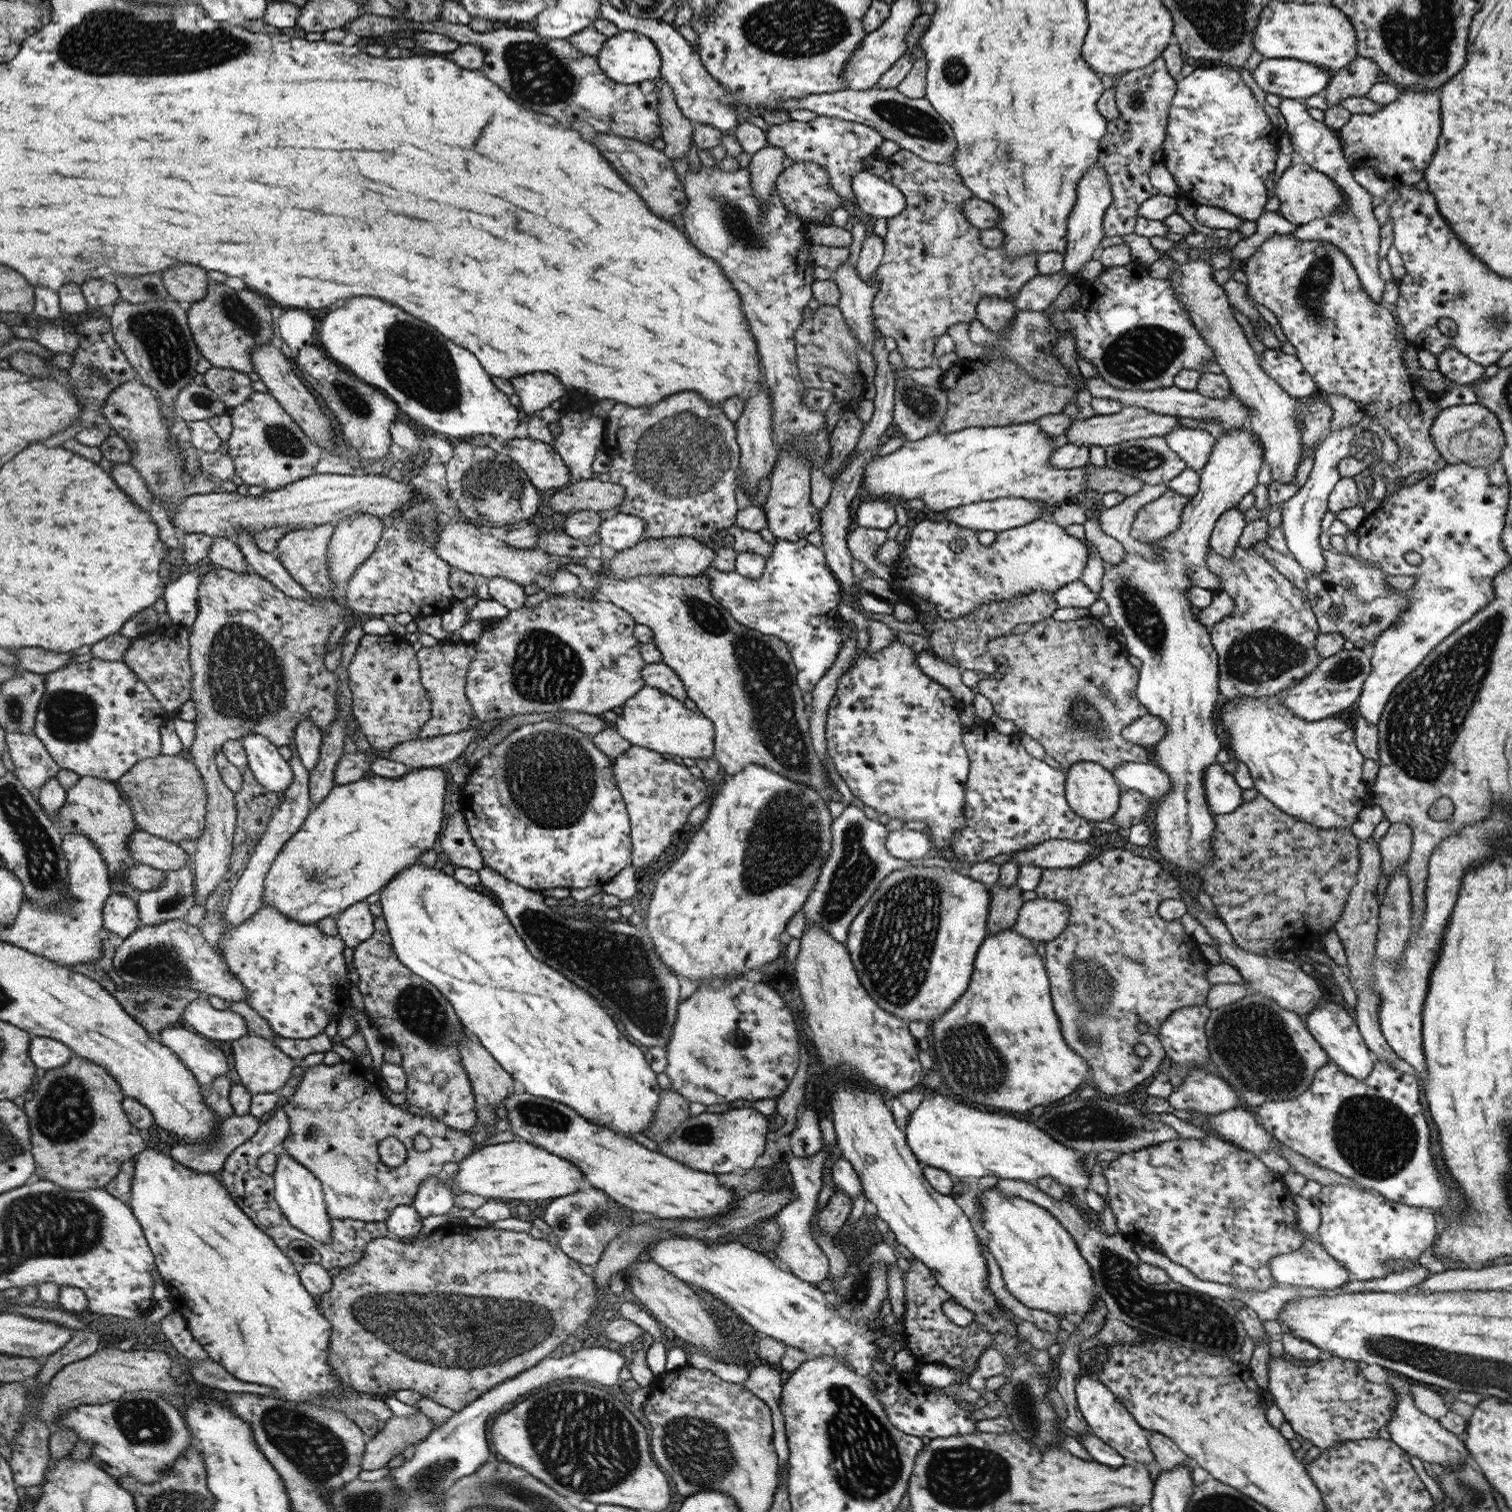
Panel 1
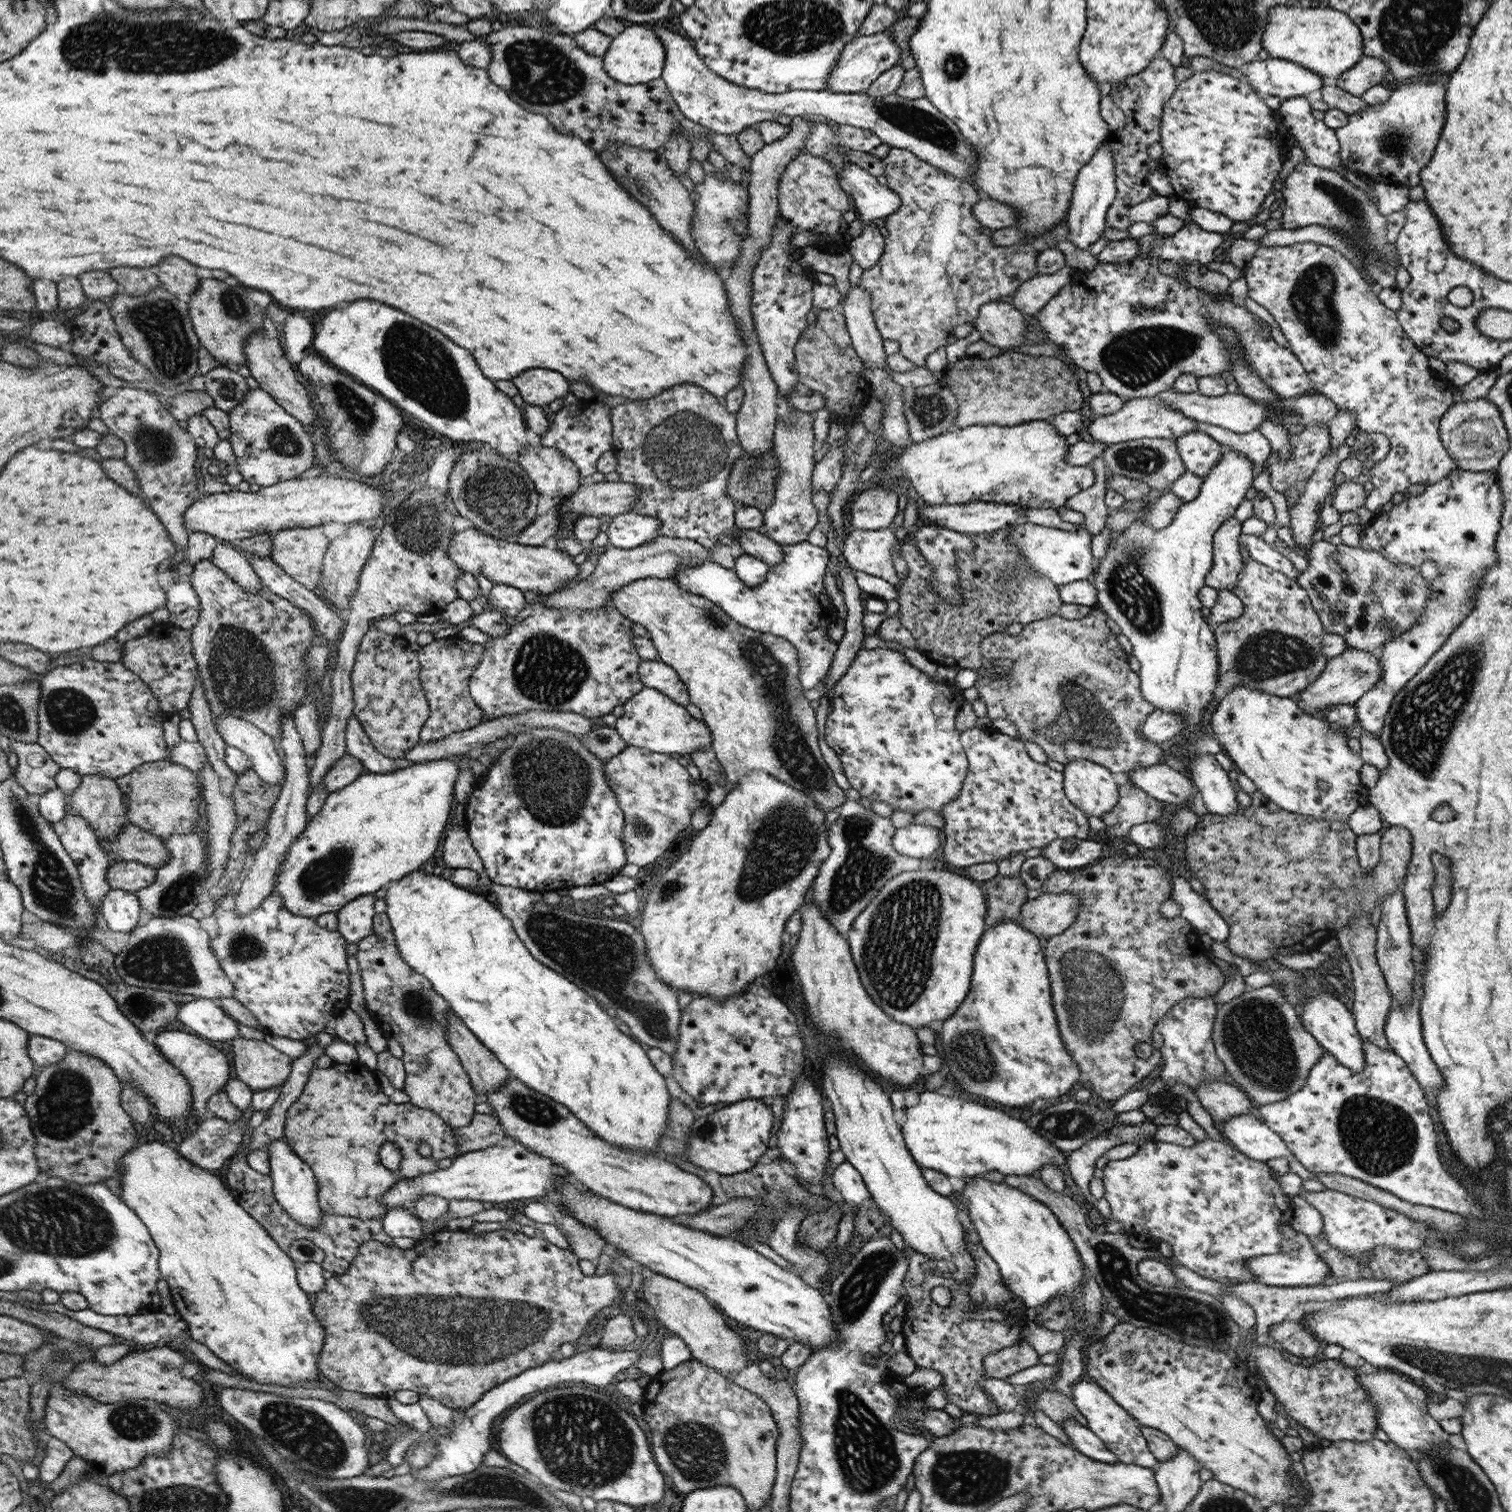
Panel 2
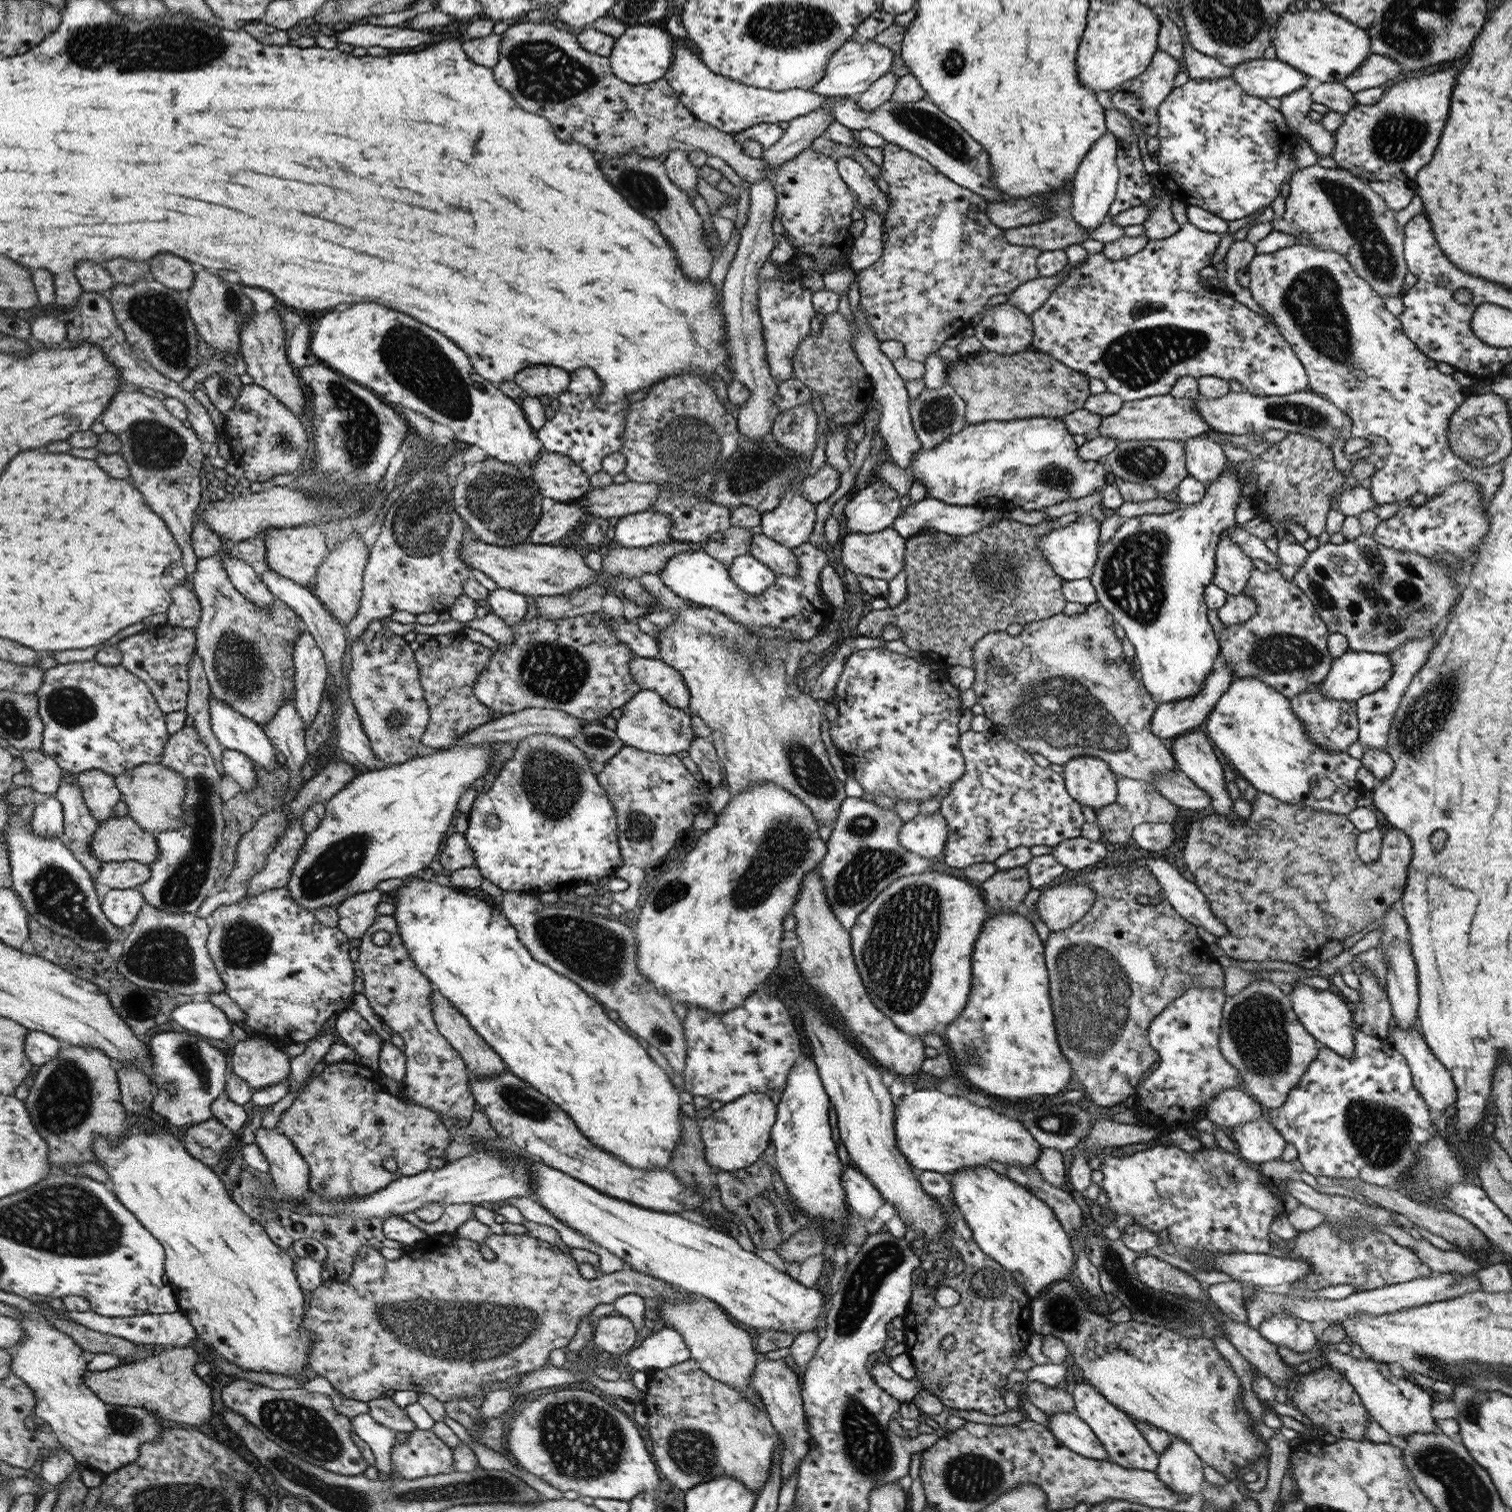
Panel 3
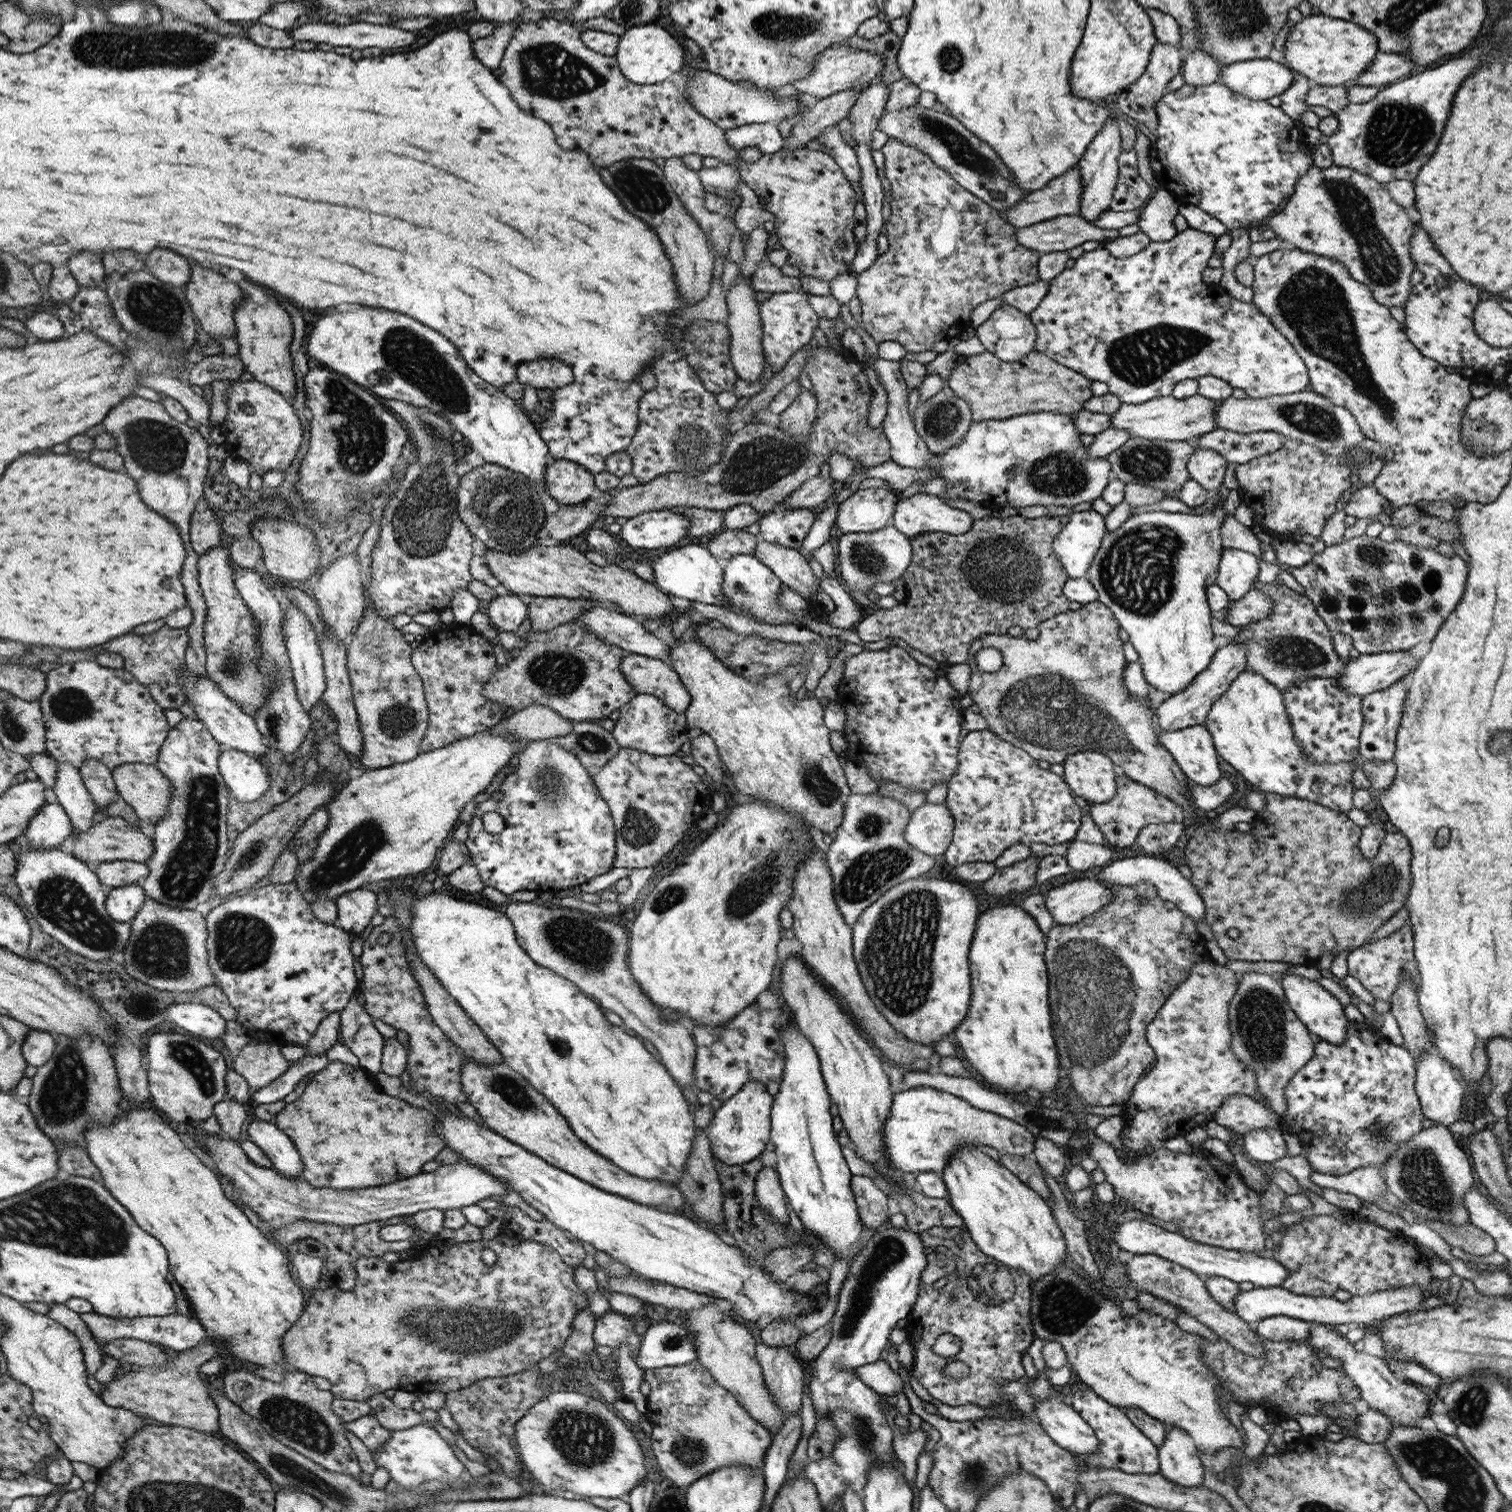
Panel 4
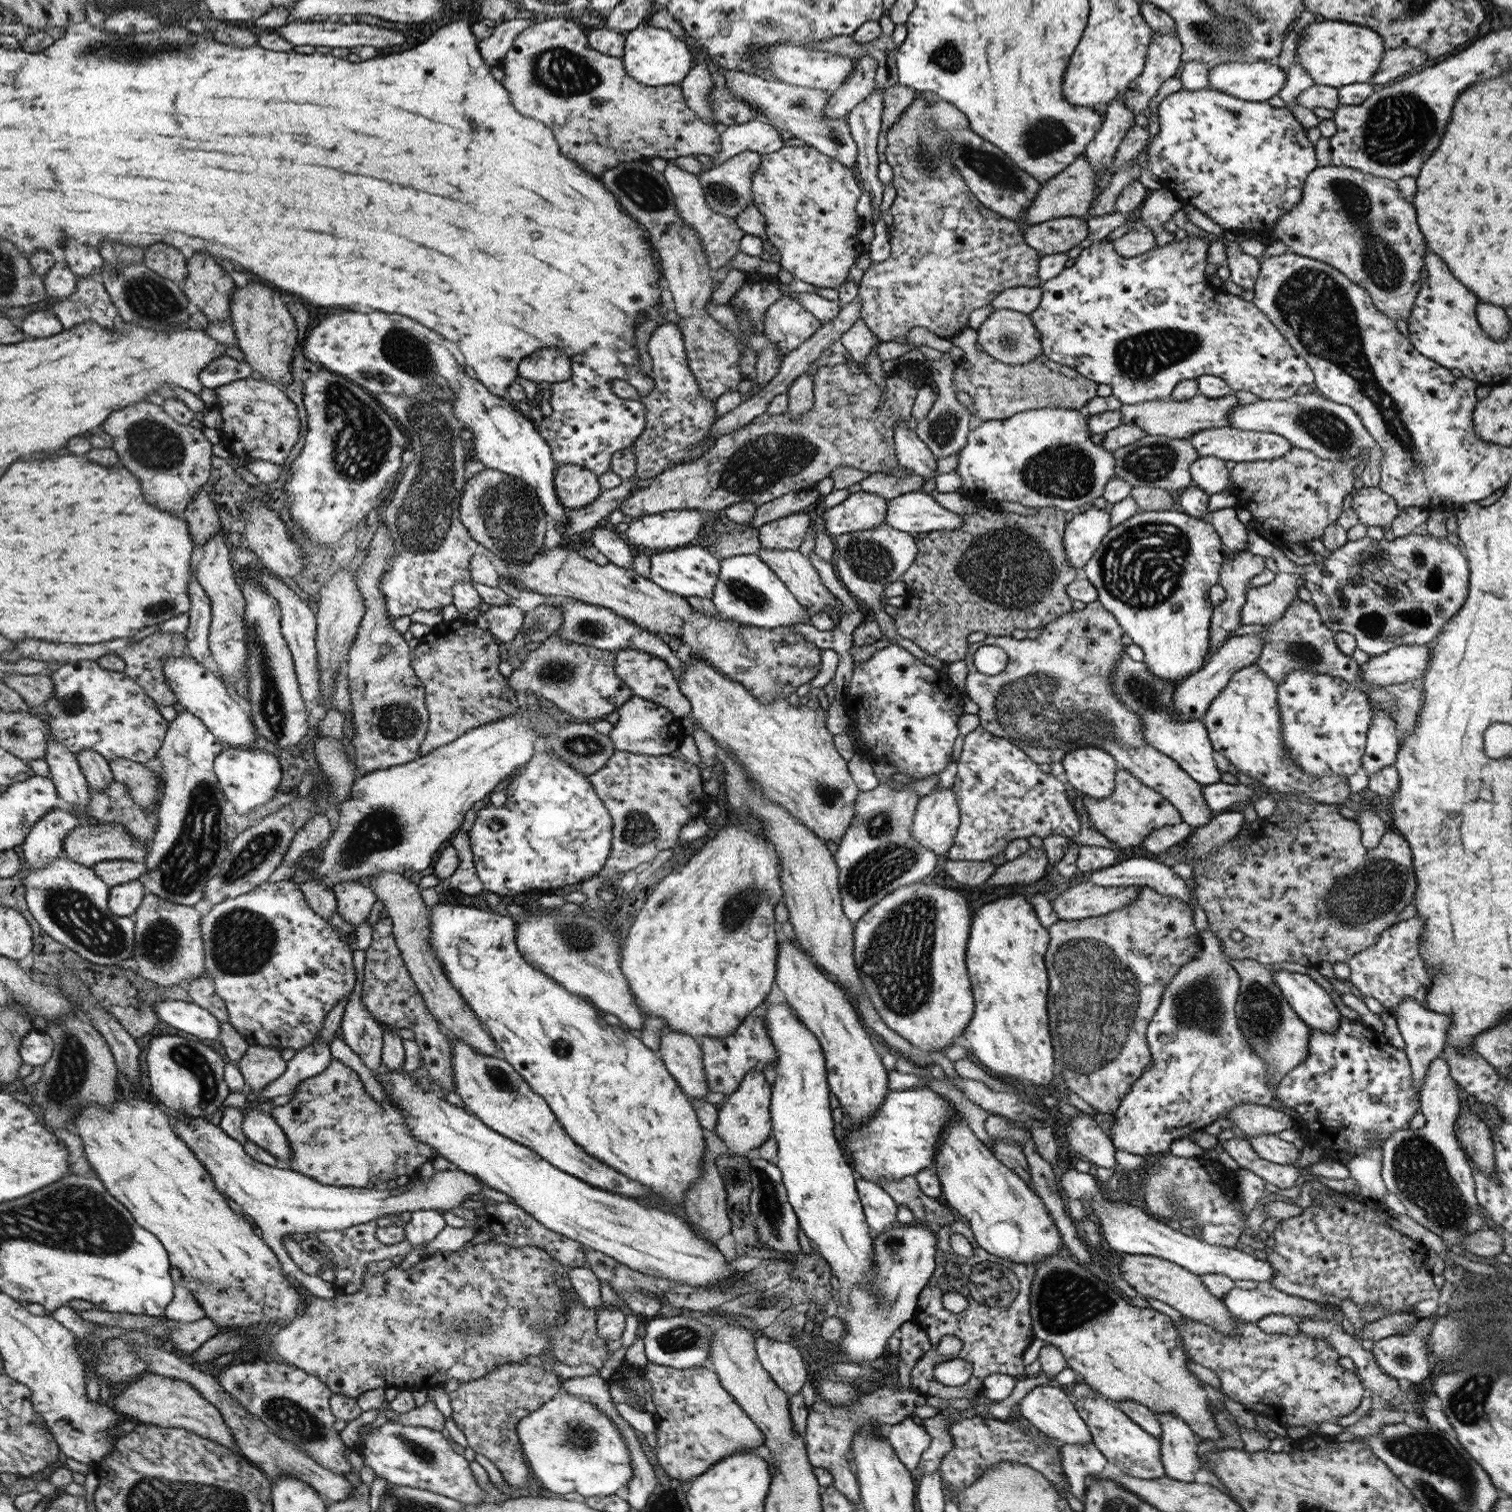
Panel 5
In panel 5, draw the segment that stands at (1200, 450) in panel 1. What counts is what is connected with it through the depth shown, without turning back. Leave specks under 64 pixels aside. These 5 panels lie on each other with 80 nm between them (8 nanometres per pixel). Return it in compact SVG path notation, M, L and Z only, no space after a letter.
M1199 456L1196 462L1190 465L1190 474L1194 484L1209 495L1224 492L1231 488L1226 461L1215 456Z

